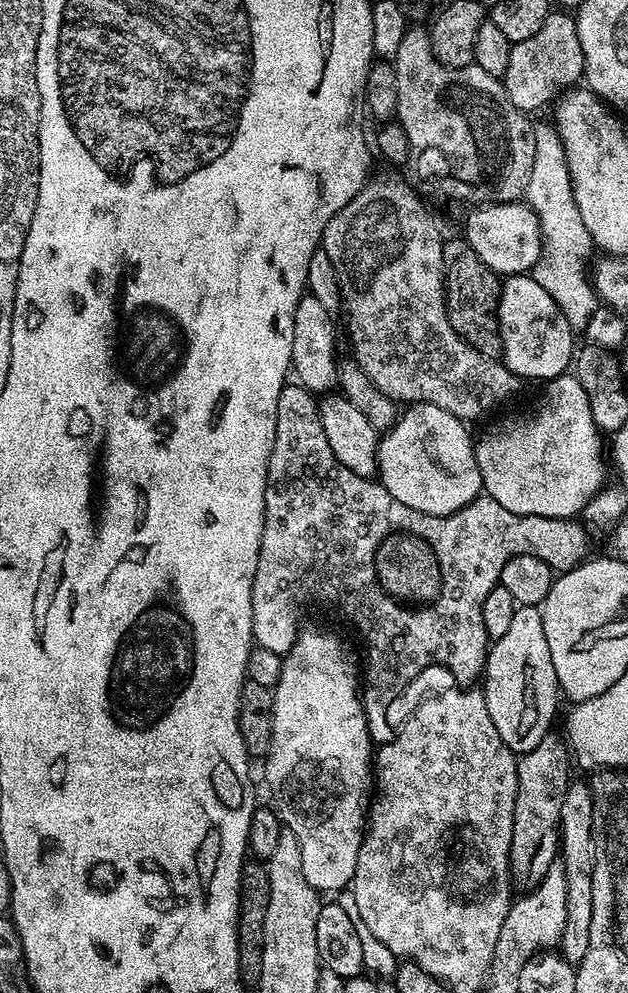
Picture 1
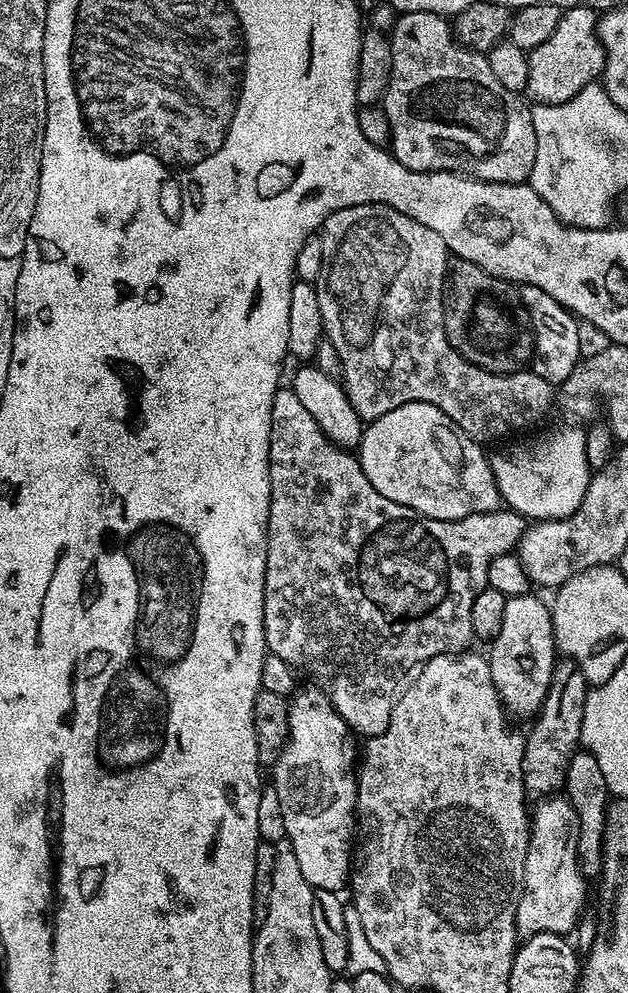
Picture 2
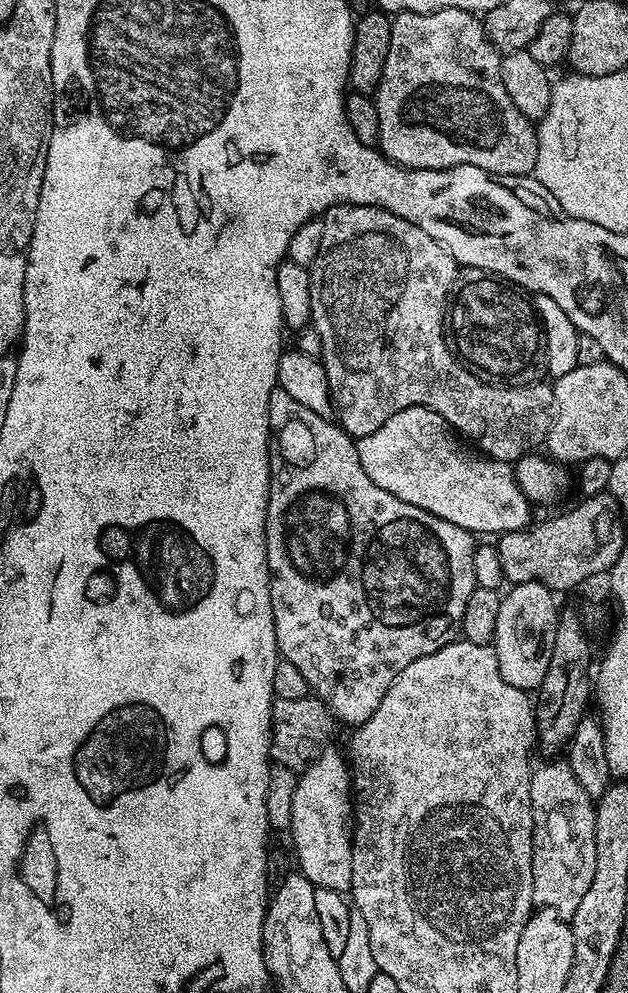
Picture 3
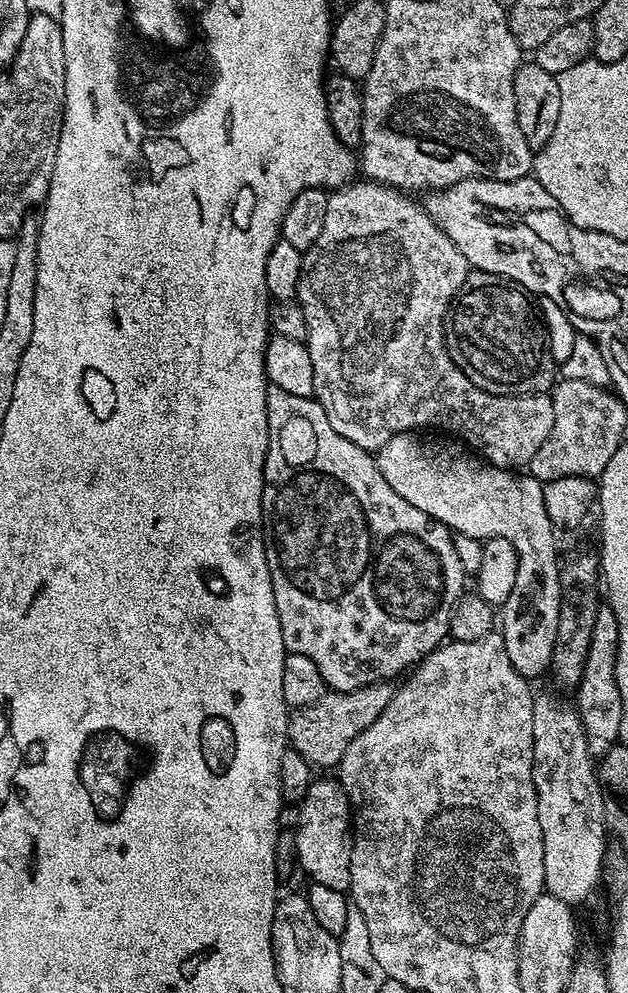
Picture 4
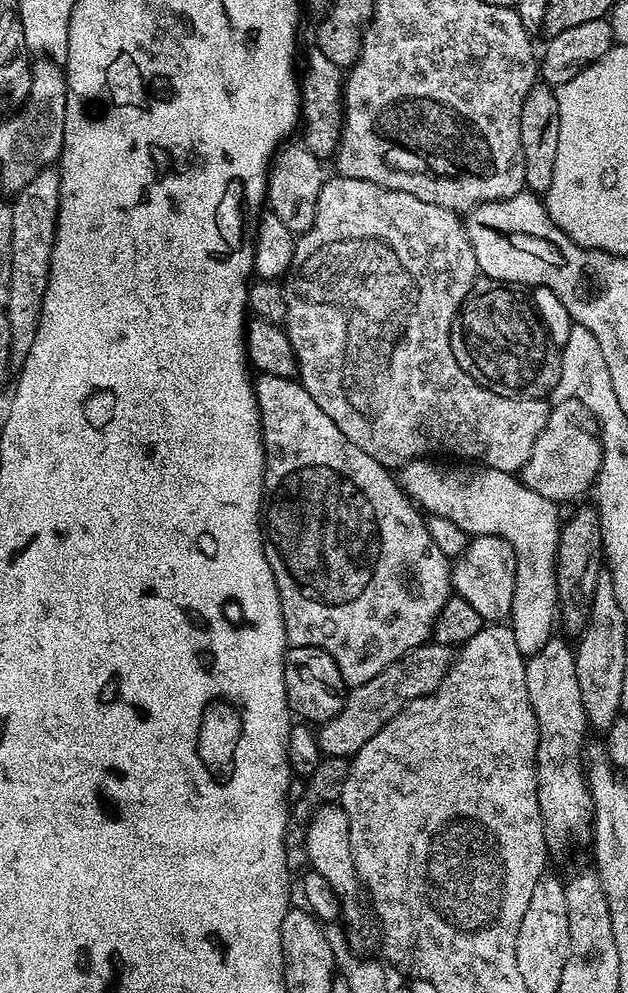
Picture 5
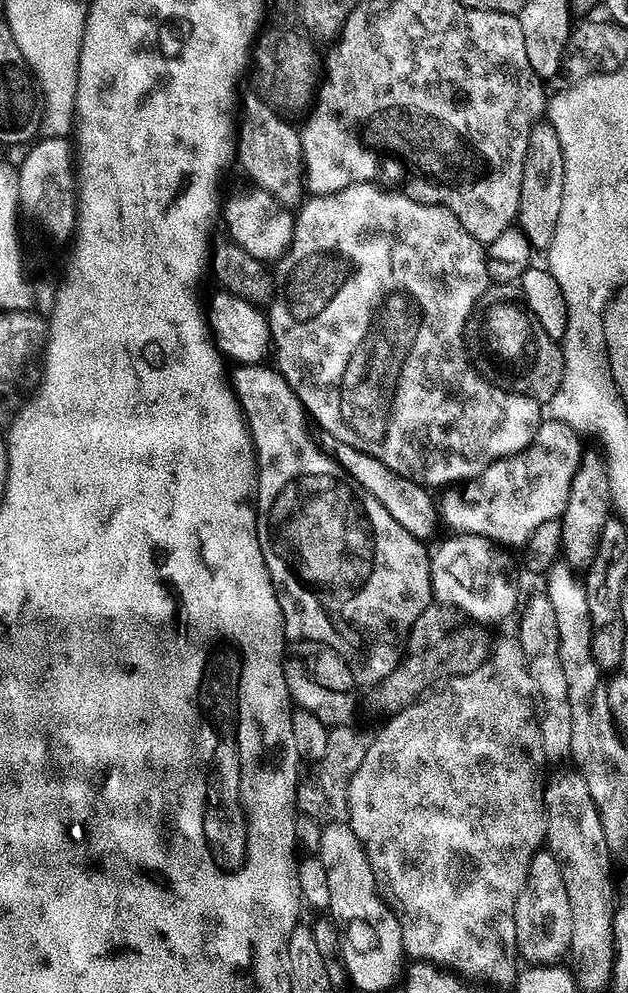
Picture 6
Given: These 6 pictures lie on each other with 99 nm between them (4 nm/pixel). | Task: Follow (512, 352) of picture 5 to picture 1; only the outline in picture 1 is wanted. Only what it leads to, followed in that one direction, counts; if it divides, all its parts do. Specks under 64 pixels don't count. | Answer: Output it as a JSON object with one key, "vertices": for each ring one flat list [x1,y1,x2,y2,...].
{"vertices":[[445,239,442,250,444,263,444,305,448,311,450,326,474,350,485,354,500,351,500,327,498,326,498,302,500,301,501,277,474,250,467,240]]}

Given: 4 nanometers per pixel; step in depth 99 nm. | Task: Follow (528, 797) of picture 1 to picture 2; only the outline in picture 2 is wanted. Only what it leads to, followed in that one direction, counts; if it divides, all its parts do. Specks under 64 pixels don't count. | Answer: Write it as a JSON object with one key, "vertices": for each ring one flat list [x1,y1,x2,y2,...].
{"vertices":[[561,659,552,671,548,696,531,721,532,729,527,729,524,737,524,790,529,797,543,798,563,789,570,758,581,747,582,713,586,710,589,687,587,678,572,660]]}

